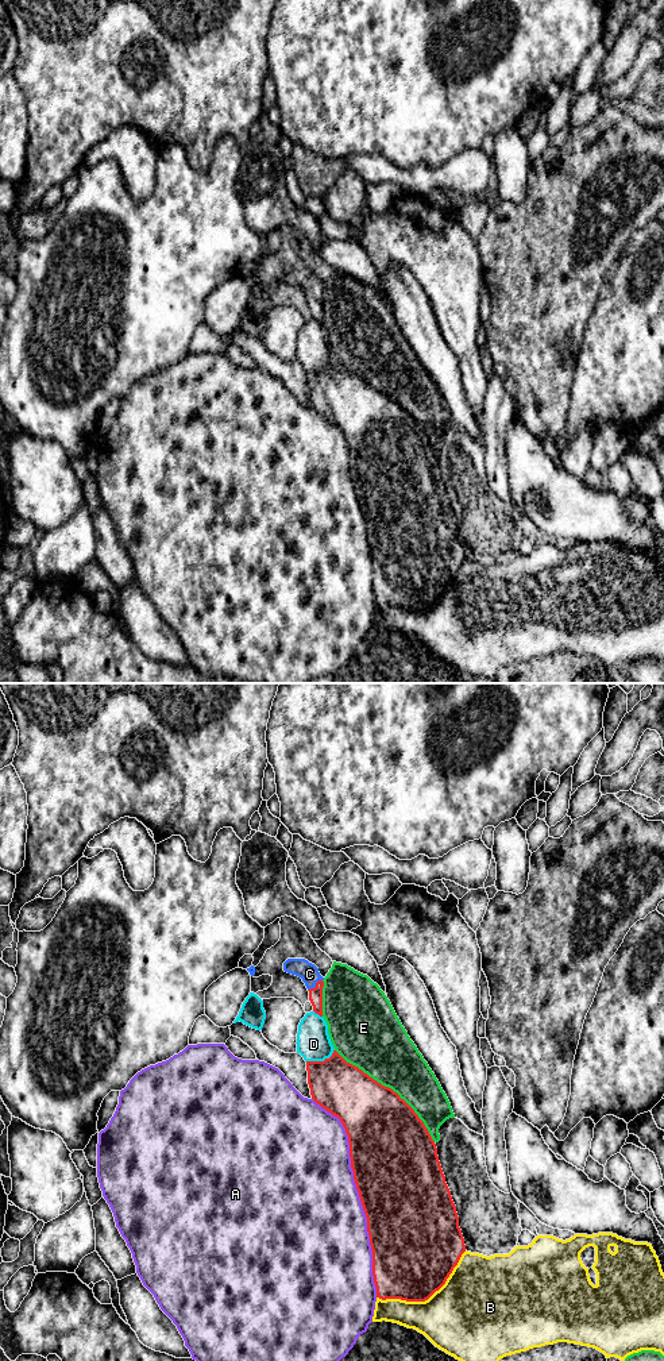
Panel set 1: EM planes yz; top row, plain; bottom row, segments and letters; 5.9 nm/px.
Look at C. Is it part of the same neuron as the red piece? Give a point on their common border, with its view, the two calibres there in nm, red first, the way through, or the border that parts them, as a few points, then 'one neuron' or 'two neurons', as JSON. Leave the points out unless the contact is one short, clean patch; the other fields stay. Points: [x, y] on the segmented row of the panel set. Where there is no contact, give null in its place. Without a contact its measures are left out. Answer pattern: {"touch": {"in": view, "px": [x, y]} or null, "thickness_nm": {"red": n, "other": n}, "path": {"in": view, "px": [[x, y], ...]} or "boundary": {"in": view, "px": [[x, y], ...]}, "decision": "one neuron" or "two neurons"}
{"touch": {"in": "yz", "px": [316, 986]}, "thickness_nm": {"red": 80, "other": 120}, "path": {"in": "yz", "px": [[315, 994], [316, 986], [309, 974]]}, "decision": "one neuron"}

